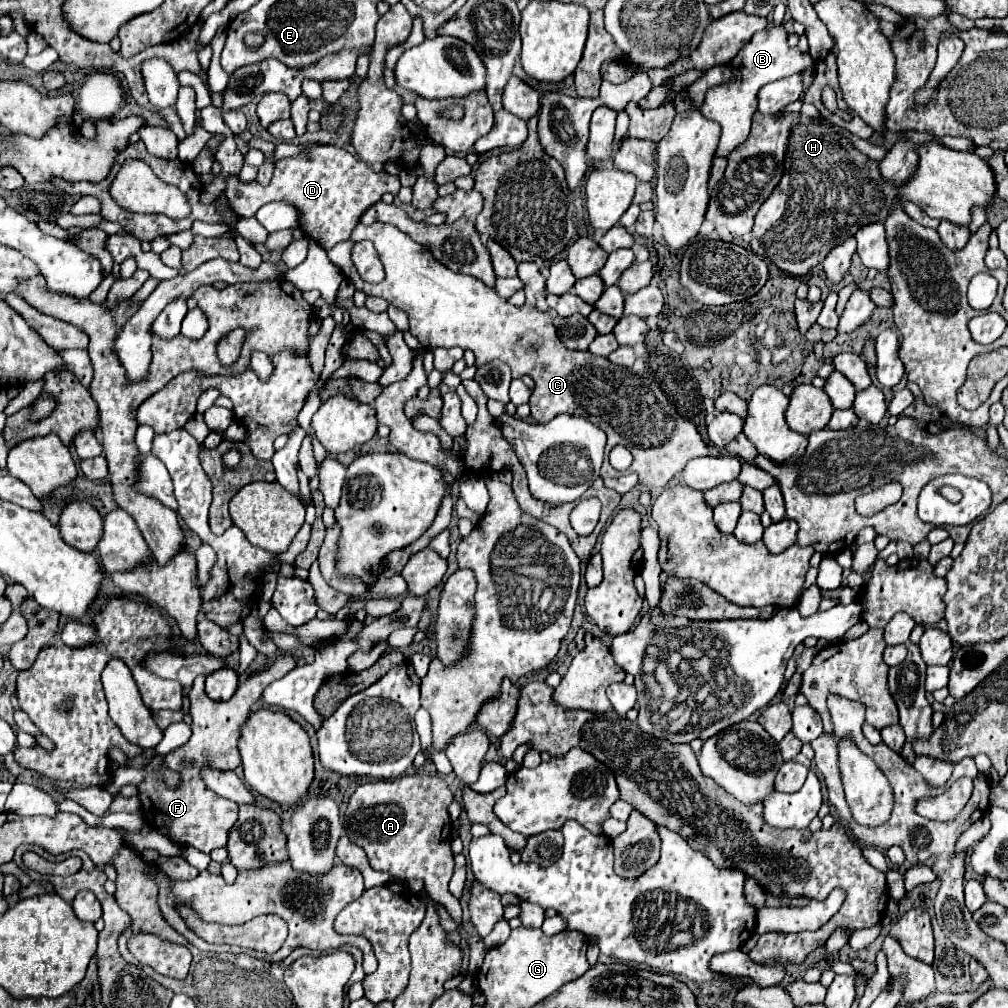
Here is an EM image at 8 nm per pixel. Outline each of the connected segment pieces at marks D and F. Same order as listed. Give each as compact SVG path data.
M311 143L308 150L296 158L282 158L278 160L276 168L274 168L274 176L270 180L268 186L256 186L256 182L250 184L242 184L238 180L238 176L230 176L228 178L228 186L226 186L226 198L232 204L234 212L240 218L250 218L256 214L256 210L272 200L286 200L290 204L294 204L300 212L302 212L302 230L306 236L310 236L312 240L316 240L324 250L330 250L334 244L344 242L350 238L354 226L360 222L362 214L366 212L366 208L370 208L372 204L380 202L382 194L386 192L398 192L400 190L400 180L398 176L390 176L388 172L374 172L366 162L354 158L350 152L336 148L330 144Z
M280 652L274 664L260 672L250 676L246 682L238 684L238 688L232 698L226 702L214 702L204 692L204 678L198 676L194 680L194 686L190 690L190 714L192 714L192 736L190 740L176 748L174 752L164 756L166 768L172 768L180 774L178 788L170 788L164 782L162 774L150 772L146 774L144 782L154 786L138 786L138 796L142 802L142 814L148 820L150 826L156 830L164 826L164 836L168 836L172 842L180 846L192 846L204 854L210 854L214 848L224 848L230 828L238 820L238 804L220 798L218 794L210 792L200 776L202 764L210 764L210 768L218 770L234 770L240 764L240 752L238 752L238 738L240 738L240 726L250 716L252 704L262 696L264 688L286 676L292 668L296 668L296 656Z

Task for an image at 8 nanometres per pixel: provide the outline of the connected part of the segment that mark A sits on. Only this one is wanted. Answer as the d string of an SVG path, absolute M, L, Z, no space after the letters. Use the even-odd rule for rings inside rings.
M412 774L394 780L366 782L356 788L346 808L344 830L348 838L364 848L370 866L384 870L400 880L422 878L426 894L444 904L458 920L462 931L462 906L448 892L448 882L454 870L454 856L450 850L450 816L448 804L454 800L448 784L440 776Z

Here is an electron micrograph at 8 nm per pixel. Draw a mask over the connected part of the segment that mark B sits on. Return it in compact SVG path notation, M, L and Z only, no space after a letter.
M784 24L766 28L758 34L752 36L752 40L738 52L738 56L730 62L732 78L730 82L712 86L706 92L706 100L700 106L700 112L704 118L712 118L714 122L720 124L722 134L720 134L720 144L716 148L716 156L728 156L738 144L742 144L748 134L750 134L750 124L752 124L752 114L756 112L758 106L758 90L774 80L804 72L814 66L814 60L810 54L800 52L798 48L788 46L788 32Z

